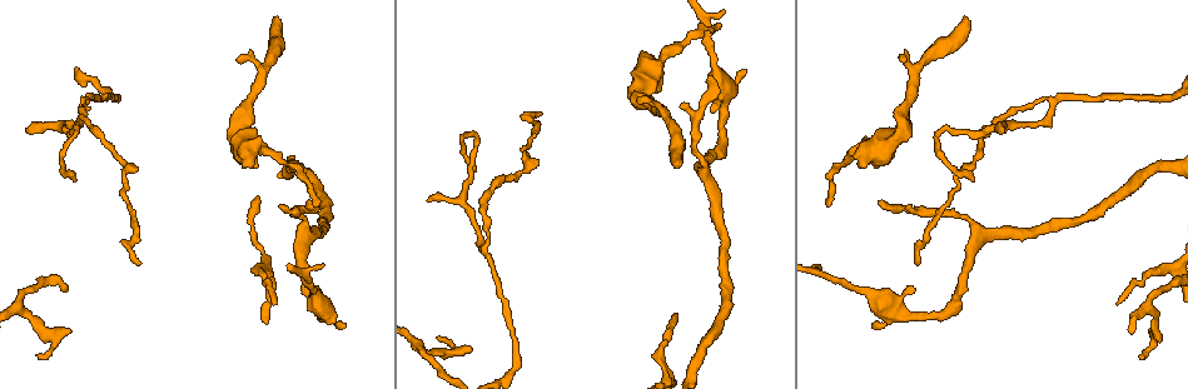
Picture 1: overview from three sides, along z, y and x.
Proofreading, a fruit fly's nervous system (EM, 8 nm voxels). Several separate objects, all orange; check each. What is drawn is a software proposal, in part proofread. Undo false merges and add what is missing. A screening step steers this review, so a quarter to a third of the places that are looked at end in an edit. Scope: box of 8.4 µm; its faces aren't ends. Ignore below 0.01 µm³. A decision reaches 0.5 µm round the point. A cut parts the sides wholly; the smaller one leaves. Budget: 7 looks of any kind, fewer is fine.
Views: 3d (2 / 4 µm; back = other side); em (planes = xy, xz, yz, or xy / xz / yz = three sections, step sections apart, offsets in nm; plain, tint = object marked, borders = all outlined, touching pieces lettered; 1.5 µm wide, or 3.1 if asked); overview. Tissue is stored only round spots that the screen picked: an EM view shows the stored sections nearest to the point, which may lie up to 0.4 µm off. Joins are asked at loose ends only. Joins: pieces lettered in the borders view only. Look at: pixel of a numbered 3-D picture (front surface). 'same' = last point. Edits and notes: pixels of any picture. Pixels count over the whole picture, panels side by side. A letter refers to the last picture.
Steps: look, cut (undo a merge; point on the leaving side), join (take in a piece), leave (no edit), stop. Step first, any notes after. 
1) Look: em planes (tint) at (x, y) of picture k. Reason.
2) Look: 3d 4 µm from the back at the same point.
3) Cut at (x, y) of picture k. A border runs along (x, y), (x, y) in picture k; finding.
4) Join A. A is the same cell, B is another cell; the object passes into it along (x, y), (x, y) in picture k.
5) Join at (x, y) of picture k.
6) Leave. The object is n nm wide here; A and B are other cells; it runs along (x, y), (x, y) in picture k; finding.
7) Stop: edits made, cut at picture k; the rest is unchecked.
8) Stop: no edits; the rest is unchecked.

Look: 3d 4 µm at (1118, 304) of picture 1. An open end.

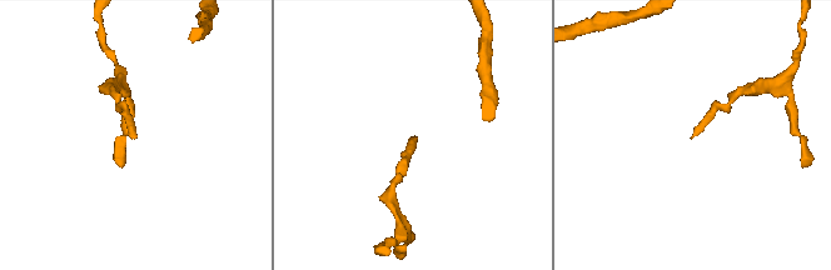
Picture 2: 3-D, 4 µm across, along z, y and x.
Look: em planes (borders) at (136, 138) of picture 2. Need the tissue.

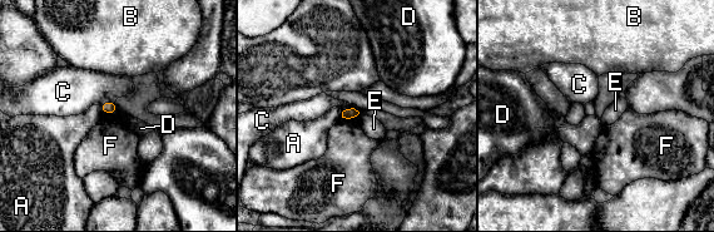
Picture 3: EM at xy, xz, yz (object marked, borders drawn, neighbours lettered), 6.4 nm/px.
Leave. A, B, C, D, E and F are other cells; a border runs along (358, 113), (351, 118), (341, 117) in picture 3; no lettered piece goes on from it.

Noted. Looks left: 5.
Look: 3d 2 µm at (314, 204) of picture 1. An open end.

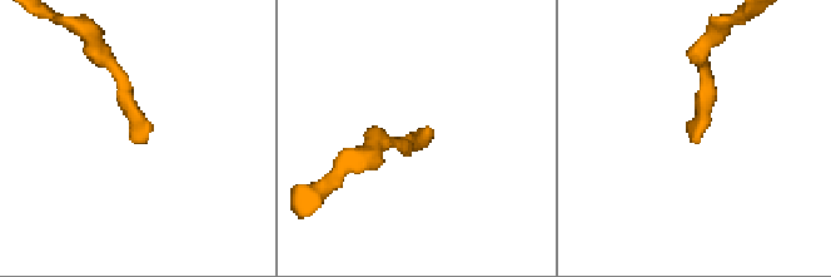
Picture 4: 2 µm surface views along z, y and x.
Look: em yz step 8 (plain) at (417, 138) of picture 4. Shape alone is not enough.

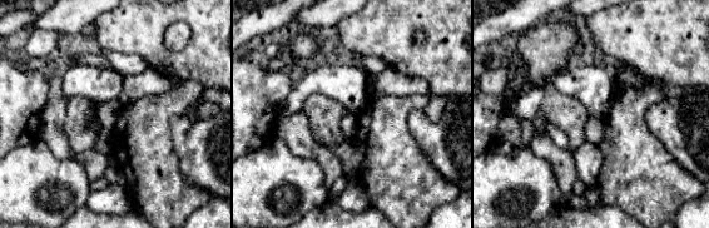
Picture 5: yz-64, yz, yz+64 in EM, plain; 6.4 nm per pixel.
Look: em yz step 8 (borders) at the same point. See the neighbours.

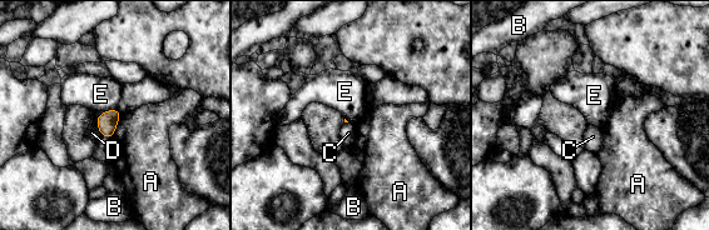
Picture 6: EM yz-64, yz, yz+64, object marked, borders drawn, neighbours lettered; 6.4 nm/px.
Leave. A, B, C, D and E are other cells; a border runs along (99, 113), (97, 129), (103, 136) in picture 6; no lettered piece goes on from it.

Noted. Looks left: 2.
Look: em planes (borders) at (542, 114) of picture 1. Free end.

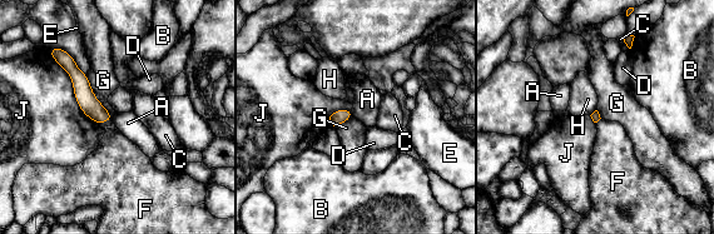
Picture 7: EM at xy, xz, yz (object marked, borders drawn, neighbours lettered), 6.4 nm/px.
Leave. A, B, C, D, E, F, G, H and J are other cells; it runs along (68, 58), (84, 96), (108, 118) in picture 7; none of them fits.

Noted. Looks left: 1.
Stop: no edits; the rest is unchecked.

